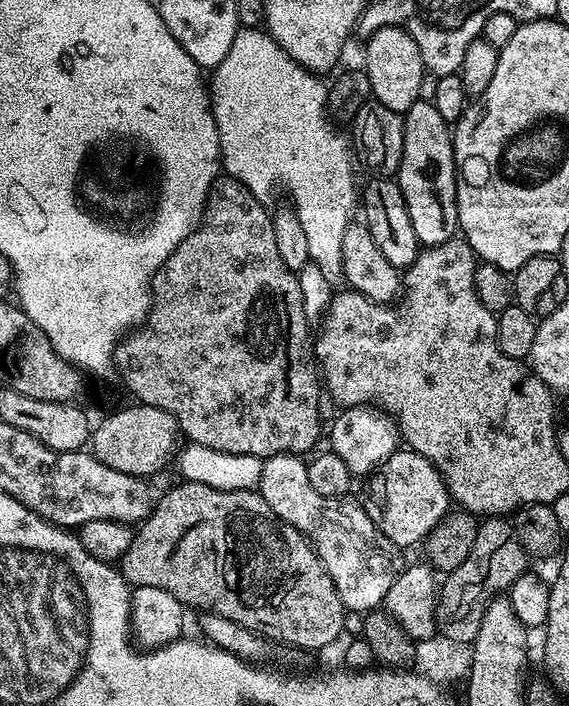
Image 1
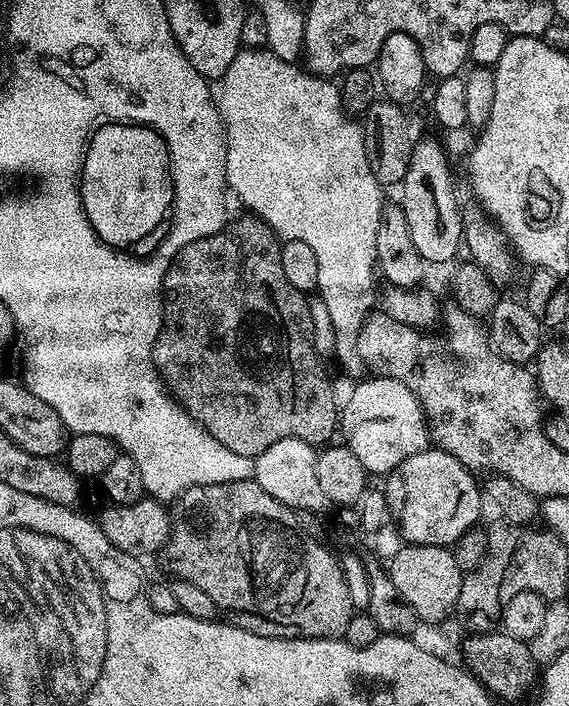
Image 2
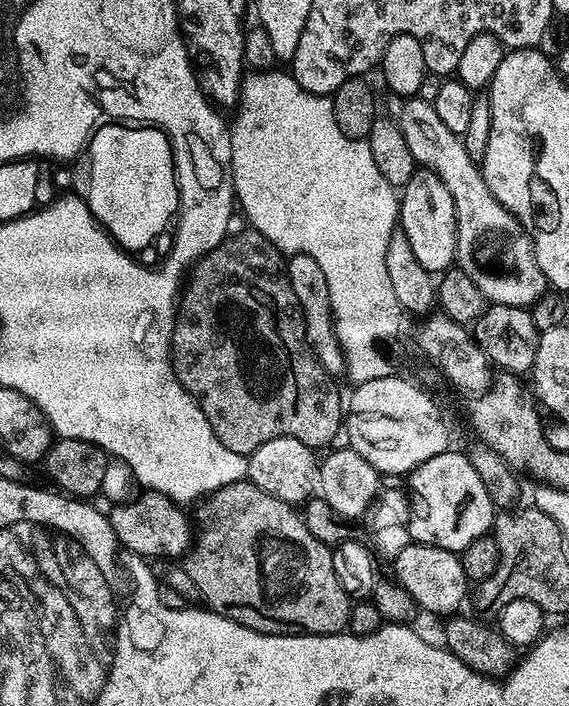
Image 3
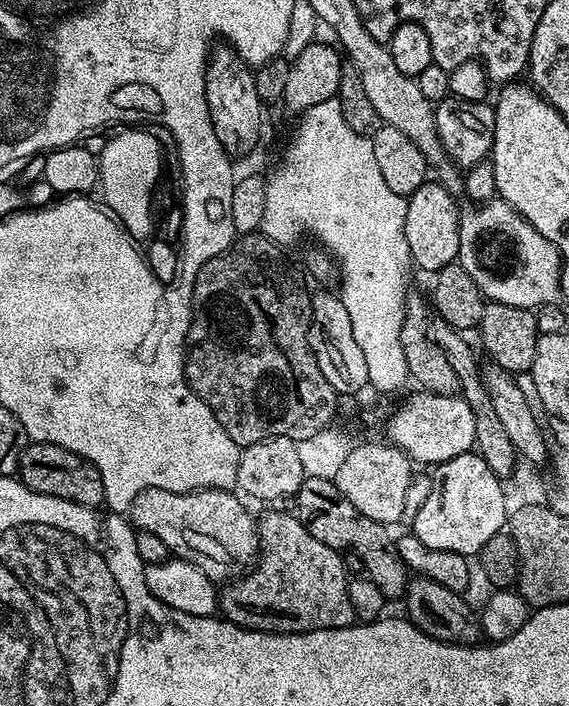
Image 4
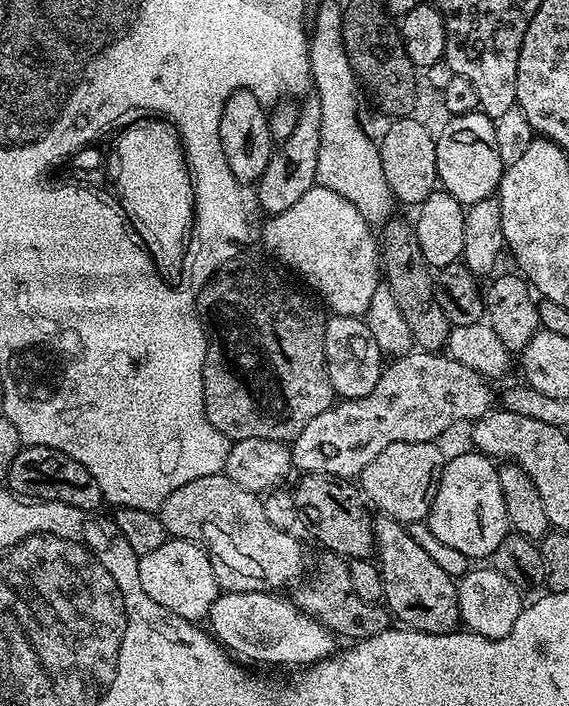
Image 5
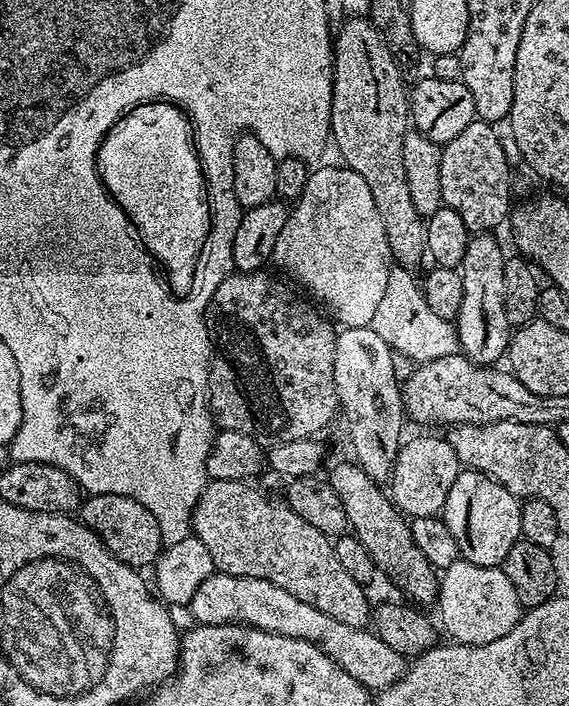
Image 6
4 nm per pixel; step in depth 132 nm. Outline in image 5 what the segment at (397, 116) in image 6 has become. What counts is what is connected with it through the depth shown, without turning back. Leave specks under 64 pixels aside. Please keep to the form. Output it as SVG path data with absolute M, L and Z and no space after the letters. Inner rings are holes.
M398 220L383 229L382 280L390 294L394 294L394 302L398 302L398 310L406 318L406 326L410 326L413 343L421 351L441 351L447 345L450 325L436 297L434 270L426 262L422 246L418 246L415 227L409 221L407 224Z

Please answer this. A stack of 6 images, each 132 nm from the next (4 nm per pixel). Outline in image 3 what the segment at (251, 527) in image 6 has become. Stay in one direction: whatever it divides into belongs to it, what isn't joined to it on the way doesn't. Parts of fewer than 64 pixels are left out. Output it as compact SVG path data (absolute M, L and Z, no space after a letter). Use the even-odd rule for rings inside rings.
M144 490L139 494L141 496L136 496L107 513L120 545L131 550L135 556L145 558L183 557L194 544L194 524L190 516L188 521L188 516L184 513L187 511L175 500L157 492Z

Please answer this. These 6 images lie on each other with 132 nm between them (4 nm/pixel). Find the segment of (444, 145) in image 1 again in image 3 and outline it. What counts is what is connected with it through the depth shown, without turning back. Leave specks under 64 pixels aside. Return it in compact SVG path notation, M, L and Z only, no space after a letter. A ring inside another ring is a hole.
M418 170L410 178L410 182L404 185L398 199L400 202L398 228L406 234L418 262L422 262L422 266L426 266L426 270L433 274L443 273L453 267L456 259L456 211L454 198L450 198L450 190L442 186L442 178L438 178L430 171Z

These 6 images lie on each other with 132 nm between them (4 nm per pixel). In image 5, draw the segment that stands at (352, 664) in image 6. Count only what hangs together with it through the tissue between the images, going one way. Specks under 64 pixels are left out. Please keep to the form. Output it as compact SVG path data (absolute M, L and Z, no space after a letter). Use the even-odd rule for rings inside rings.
M221 591L206 617L207 623L212 623L211 635L229 653L235 654L244 662L257 660L260 664L307 666L333 655L337 651L338 643L333 632L313 616L307 616L291 599L283 600L280 596L283 595L270 592Z

